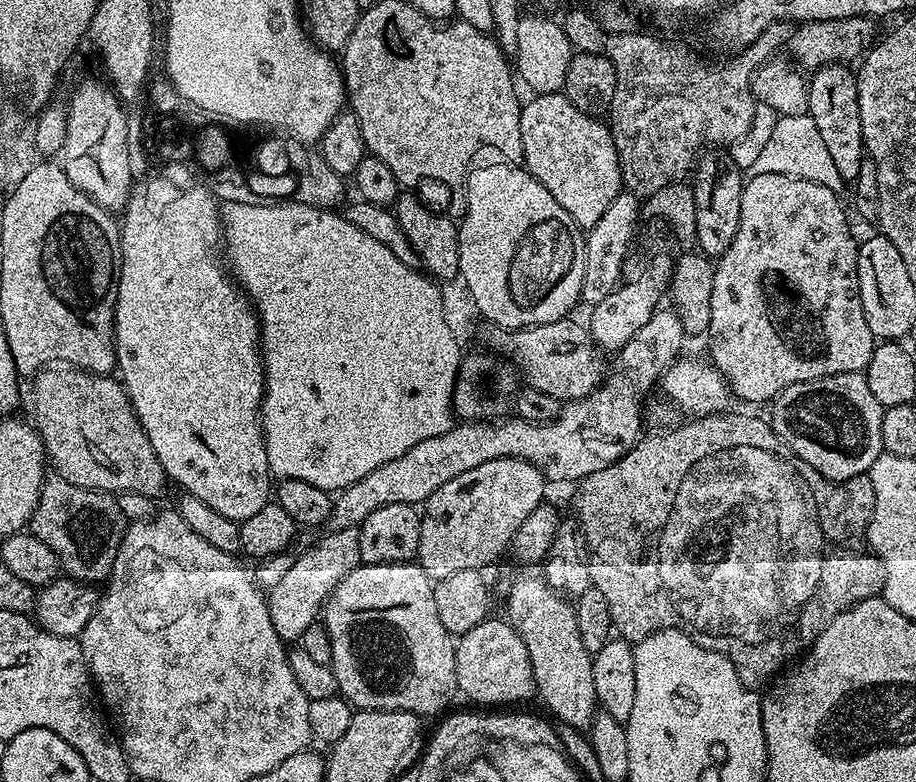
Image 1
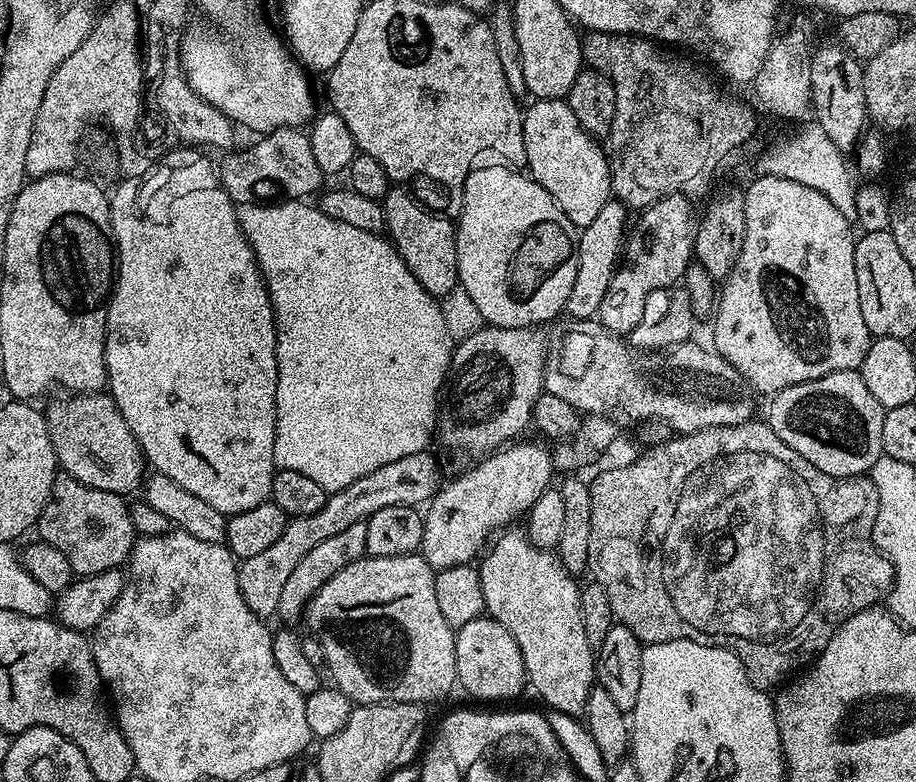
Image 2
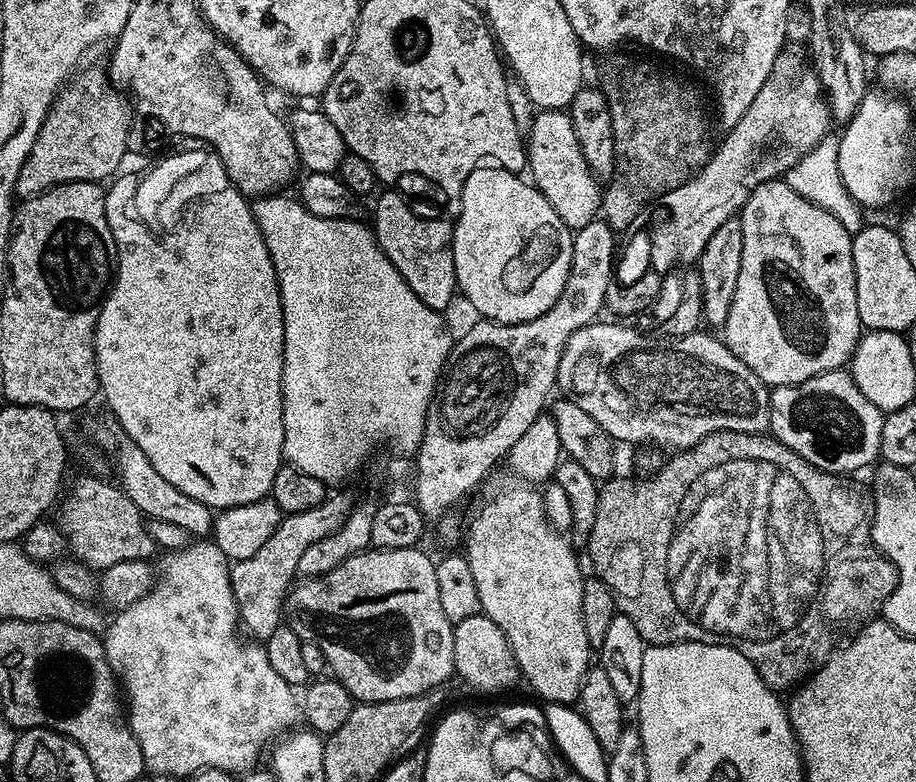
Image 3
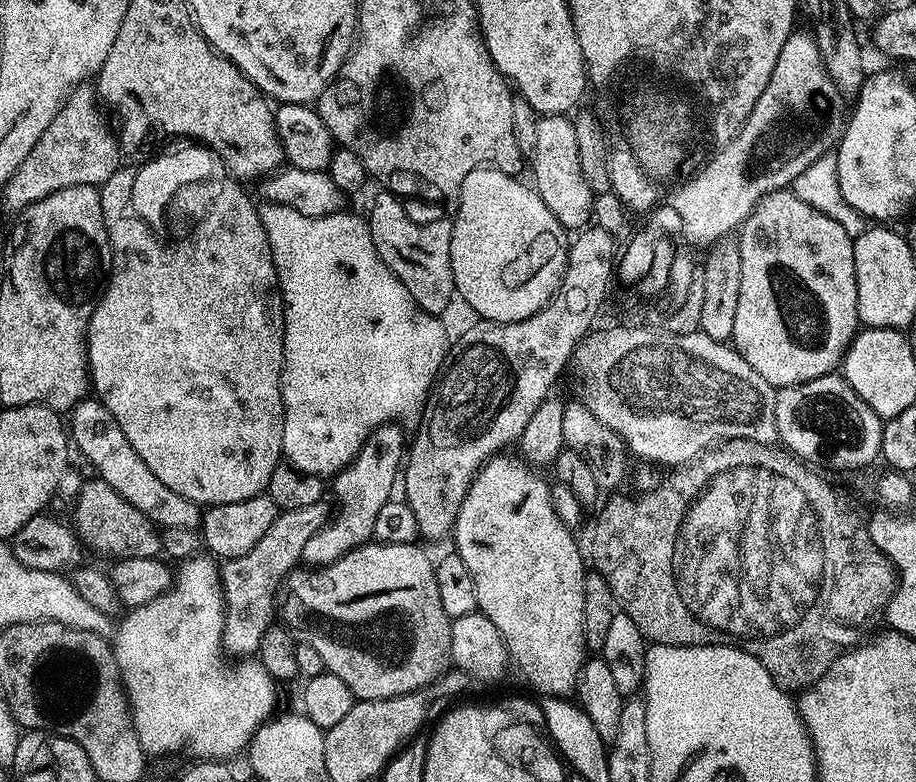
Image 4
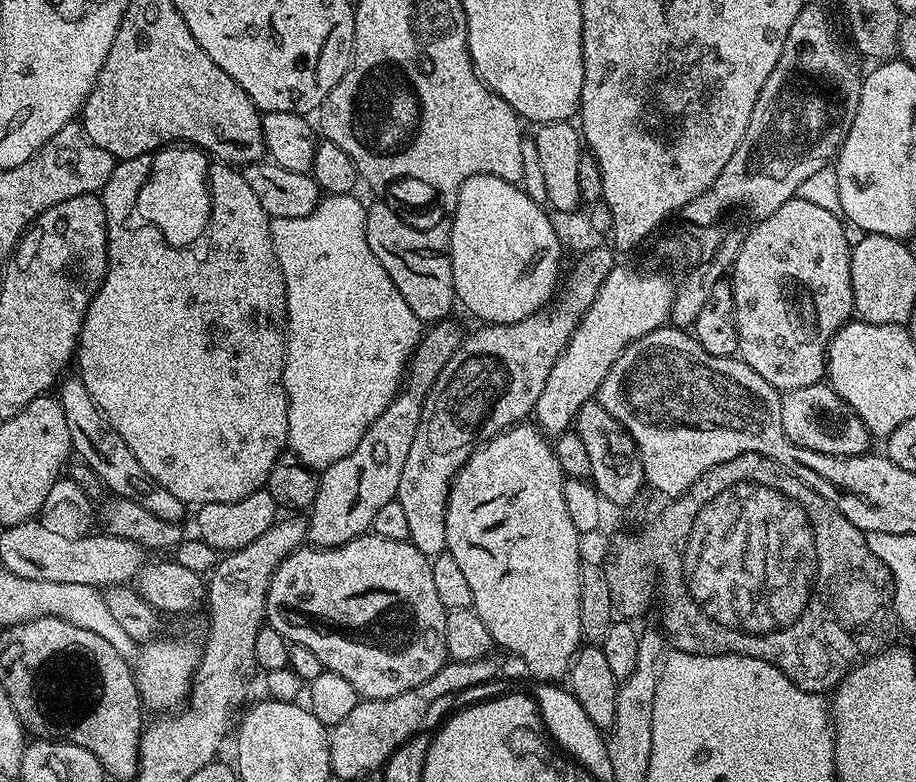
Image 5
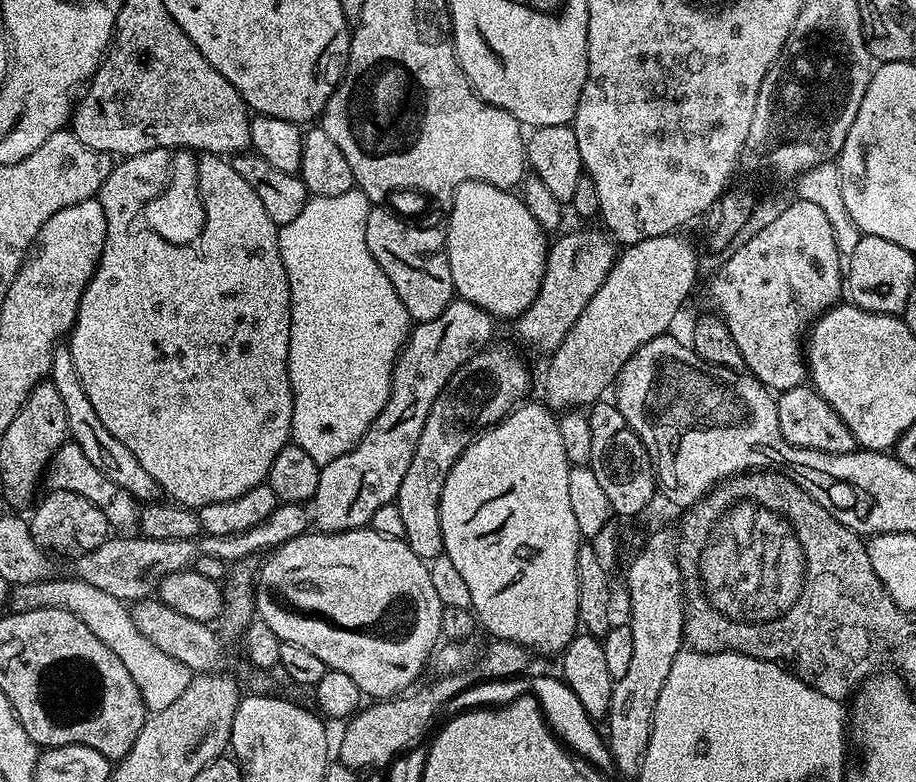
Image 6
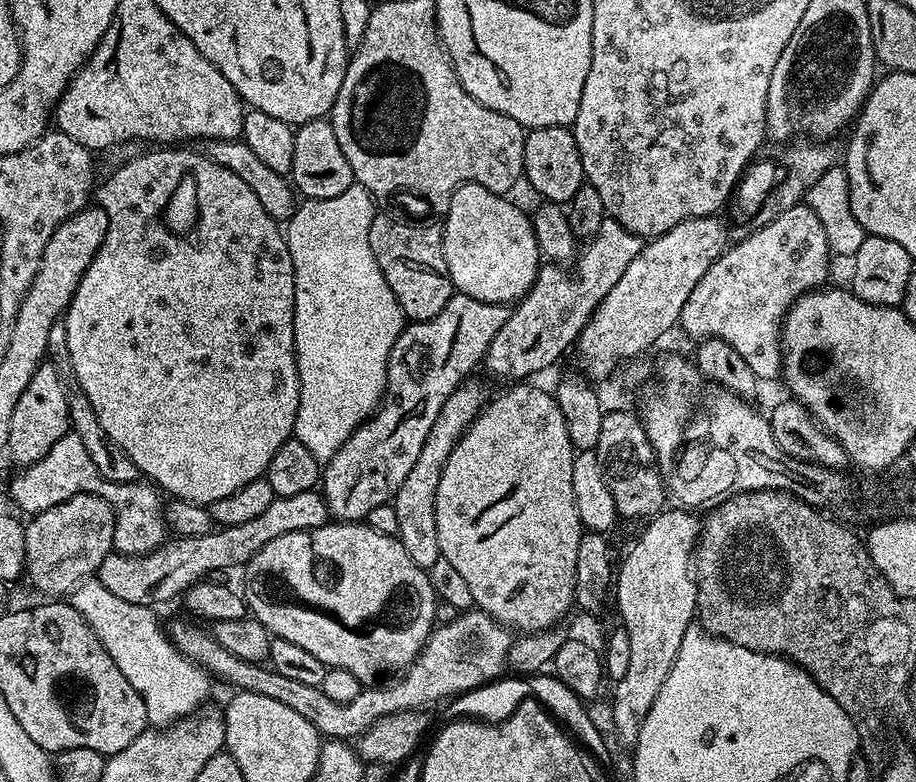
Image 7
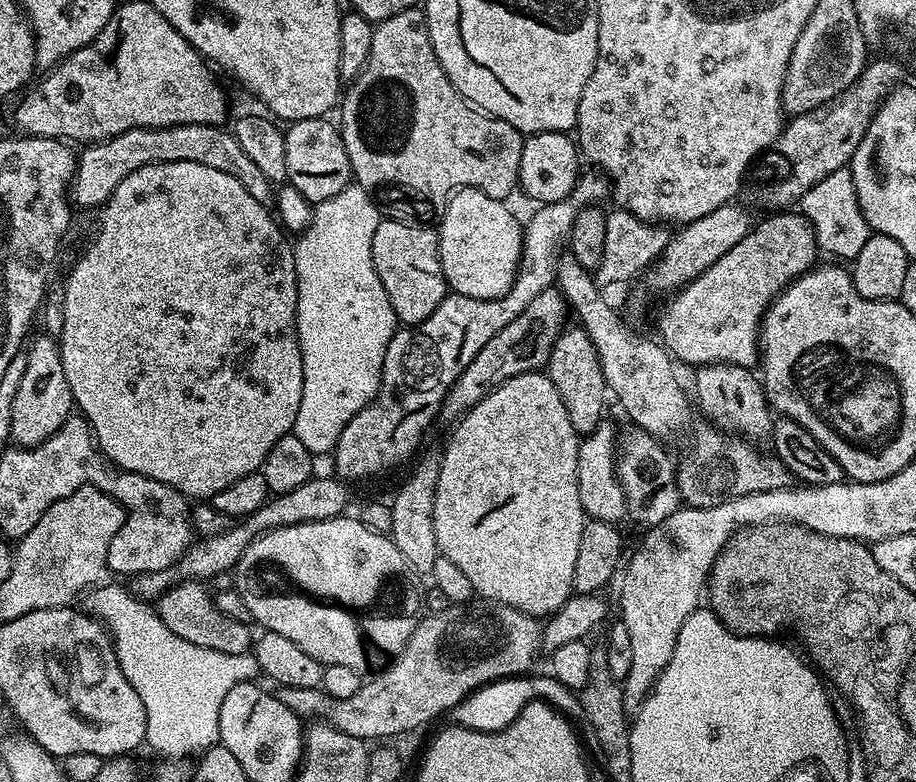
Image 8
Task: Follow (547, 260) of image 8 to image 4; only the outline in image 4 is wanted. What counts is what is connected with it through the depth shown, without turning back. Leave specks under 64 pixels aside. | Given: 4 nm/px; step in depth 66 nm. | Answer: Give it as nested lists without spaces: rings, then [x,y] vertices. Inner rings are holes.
[[[393,422],[391,424],[383,424],[380,428],[375,428],[371,434],[368,435],[368,440],[362,446],[362,450],[358,453],[351,462],[347,464],[347,466],[342,469],[340,472],[336,473],[334,479],[330,484],[330,492],[336,495],[336,508],[334,504],[334,511],[331,513],[329,519],[327,519],[320,527],[318,532],[310,537],[310,542],[306,542],[306,546],[304,547],[304,555],[302,557],[303,563],[308,566],[323,566],[325,564],[333,564],[338,558],[342,558],[347,552],[350,550],[354,550],[355,548],[361,548],[364,544],[369,543],[374,537],[374,522],[378,519],[379,512],[382,511],[382,506],[386,506],[386,502],[388,500],[393,499],[394,492],[392,492],[392,487],[397,487],[398,477],[402,472],[402,465],[406,459],[406,436],[404,440],[404,432],[399,428],[400,424]]]

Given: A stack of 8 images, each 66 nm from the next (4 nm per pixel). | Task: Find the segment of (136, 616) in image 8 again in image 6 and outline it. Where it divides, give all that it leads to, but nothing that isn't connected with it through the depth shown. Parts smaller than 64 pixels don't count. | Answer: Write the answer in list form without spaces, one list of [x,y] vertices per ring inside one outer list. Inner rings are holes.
[[[49,578],[40,581],[40,605],[43,608],[64,608],[70,614],[82,618],[82,622],[90,626],[90,631],[99,640],[106,642],[106,646],[110,646],[110,650],[114,650],[118,658],[122,658],[122,666],[130,670],[130,678],[134,678],[142,694],[145,709],[165,708],[182,698],[182,692],[191,682],[193,673],[182,662],[170,658],[170,654],[162,654],[162,650],[158,650],[158,646],[154,646],[150,638],[146,638],[146,634],[138,630],[138,626],[134,626],[131,611],[126,607],[125,601],[110,598],[110,594],[90,586],[90,582],[79,578],[71,579]]]

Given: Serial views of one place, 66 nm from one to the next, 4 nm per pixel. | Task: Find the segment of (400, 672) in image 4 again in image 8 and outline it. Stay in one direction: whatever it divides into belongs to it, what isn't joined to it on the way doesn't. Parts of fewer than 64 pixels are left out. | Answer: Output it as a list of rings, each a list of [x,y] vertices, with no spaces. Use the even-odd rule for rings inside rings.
[[[341,514],[334,518],[326,518],[322,522],[302,522],[296,526],[286,526],[278,530],[270,530],[262,534],[242,554],[242,558],[236,563],[235,573],[235,590],[242,594],[242,602],[246,602],[246,607],[250,609],[252,620],[260,623],[261,629],[282,634],[282,638],[290,638],[290,642],[295,642],[310,654],[310,658],[318,658],[322,665],[333,664],[334,666],[350,666],[350,670],[358,670],[363,673],[368,664],[368,648],[364,643],[369,640],[376,648],[381,648],[384,652],[395,654],[401,652],[414,630],[420,625],[422,613],[425,611],[425,593],[420,588],[417,577],[409,568],[406,558],[394,546],[391,536],[383,536],[374,530],[370,530],[355,515]]]

